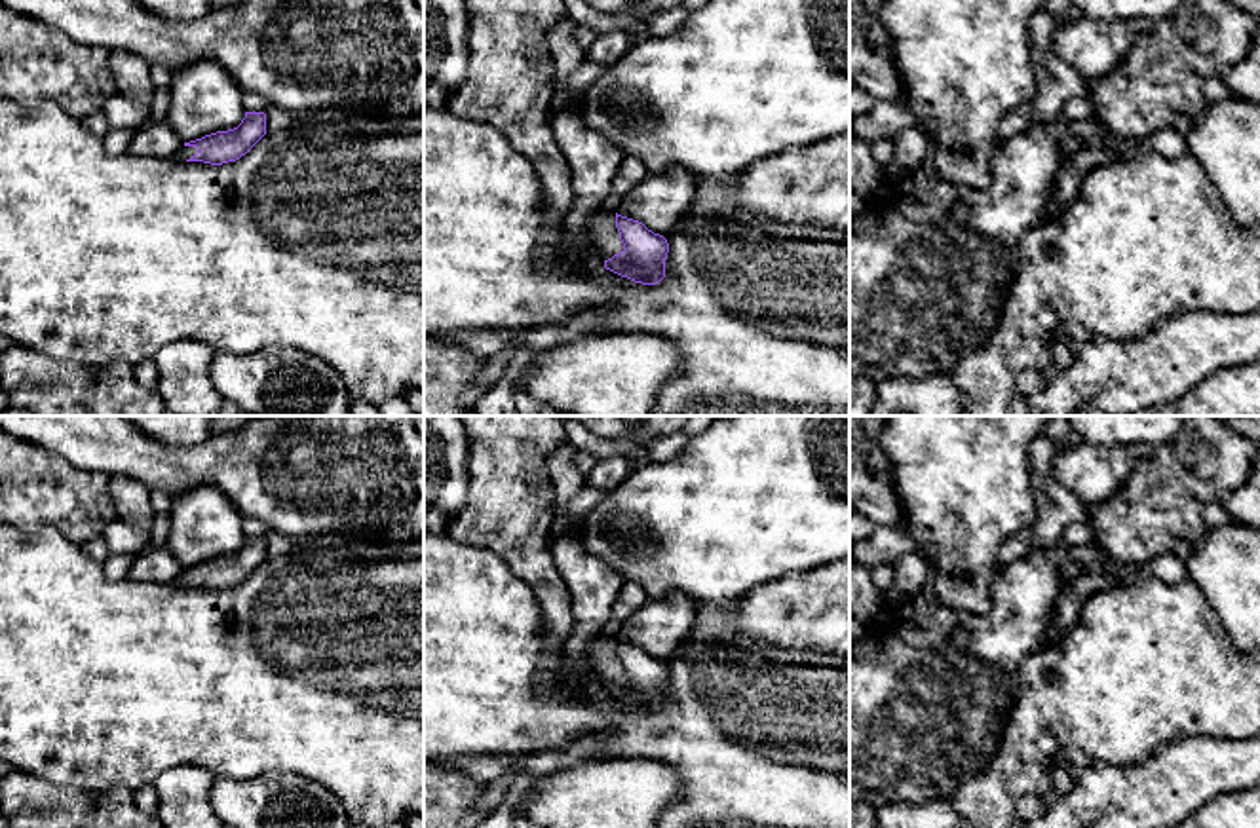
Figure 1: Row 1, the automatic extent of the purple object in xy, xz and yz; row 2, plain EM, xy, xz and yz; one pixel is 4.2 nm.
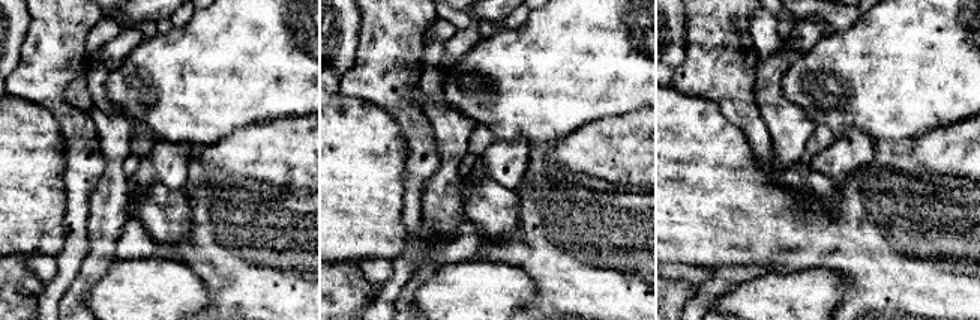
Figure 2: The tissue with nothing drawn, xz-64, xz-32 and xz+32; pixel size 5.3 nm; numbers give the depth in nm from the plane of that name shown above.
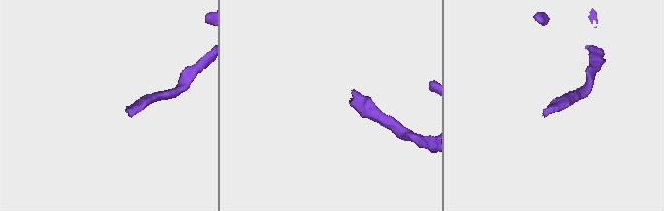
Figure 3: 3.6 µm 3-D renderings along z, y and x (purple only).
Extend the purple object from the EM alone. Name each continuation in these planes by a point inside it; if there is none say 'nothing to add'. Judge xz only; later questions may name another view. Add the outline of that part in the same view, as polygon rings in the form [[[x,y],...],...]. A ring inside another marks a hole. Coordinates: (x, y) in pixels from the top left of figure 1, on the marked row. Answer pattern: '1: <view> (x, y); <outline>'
1: xz (601, 228); [[[599,211],[587,224],[587,234],[591,241],[599,247],[602,260],[612,258],[623,251],[620,232],[616,228],[616,213]]]

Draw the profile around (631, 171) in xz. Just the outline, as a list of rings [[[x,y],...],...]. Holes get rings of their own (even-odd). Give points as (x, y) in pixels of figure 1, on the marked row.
[[[625,156],[612,184],[612,192],[621,198],[648,177],[646,165],[633,156]]]

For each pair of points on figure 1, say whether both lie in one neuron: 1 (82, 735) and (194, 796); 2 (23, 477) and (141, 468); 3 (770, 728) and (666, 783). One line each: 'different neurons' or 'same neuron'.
1: different neurons
2: different neurons
3: different neurons

